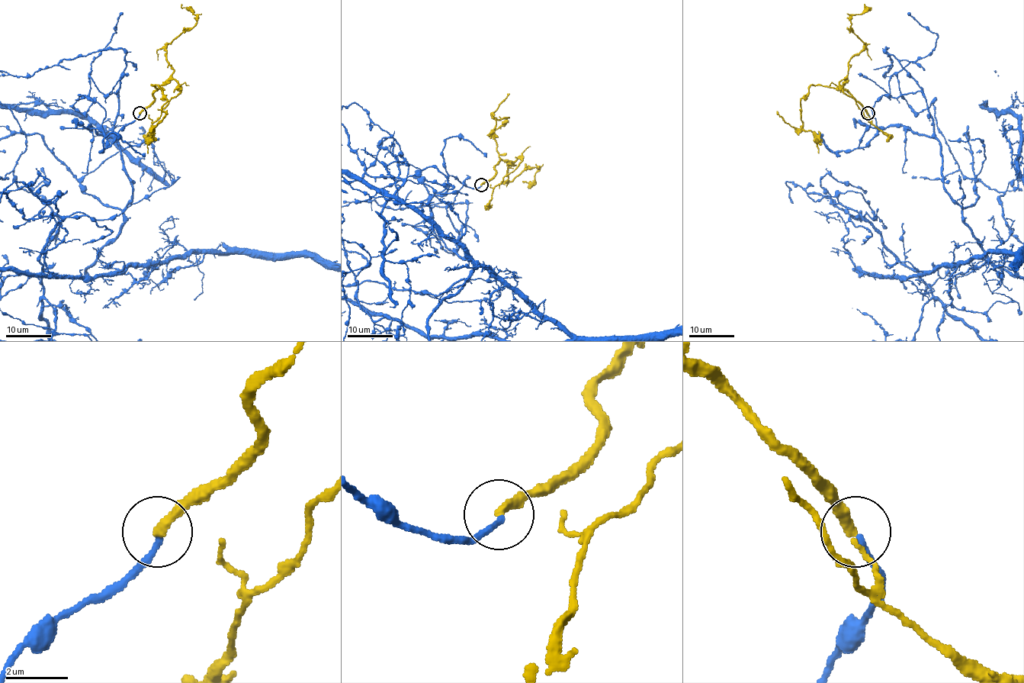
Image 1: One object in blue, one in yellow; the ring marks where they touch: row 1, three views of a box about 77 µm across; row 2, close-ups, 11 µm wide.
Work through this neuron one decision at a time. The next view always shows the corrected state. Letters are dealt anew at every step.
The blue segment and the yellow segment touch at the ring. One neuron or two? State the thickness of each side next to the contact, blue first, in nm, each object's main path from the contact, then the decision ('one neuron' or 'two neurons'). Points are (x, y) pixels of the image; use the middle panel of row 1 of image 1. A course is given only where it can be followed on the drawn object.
calibres 190 and 320 nm; course blue (481, 185), (429, 202), (473, 261), (439, 301), (488, 267), (579, 337); course yellow (481, 185), (502, 160), (515, 165), (508, 167), (508, 181), (537, 168), (531, 182), (523, 181); two neurons

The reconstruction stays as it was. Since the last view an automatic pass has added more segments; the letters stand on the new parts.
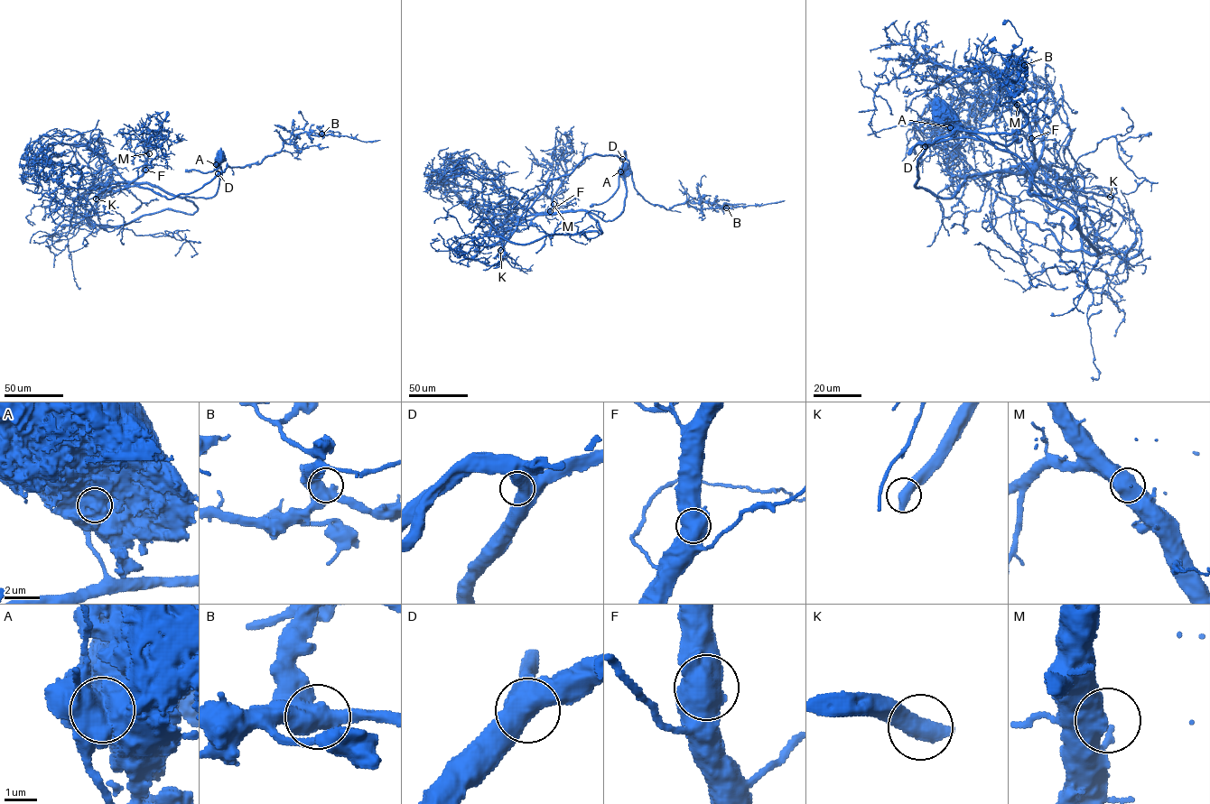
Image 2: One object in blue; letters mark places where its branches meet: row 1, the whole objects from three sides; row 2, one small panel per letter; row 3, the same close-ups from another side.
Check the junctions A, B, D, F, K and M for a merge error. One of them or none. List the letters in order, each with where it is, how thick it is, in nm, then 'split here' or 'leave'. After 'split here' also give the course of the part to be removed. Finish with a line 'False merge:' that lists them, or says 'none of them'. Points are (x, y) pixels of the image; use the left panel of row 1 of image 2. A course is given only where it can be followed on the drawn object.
A: at (216, 164); 1350 nm thick; split here; foreign part runs (216, 164), (211, 180), (173, 198), (126, 186), (144, 170), (149, 139), (162, 128), (167, 169)
B: at (321, 134); 500 nm thick; leave
D: at (218, 173); 600 nm thick; leave
F: at (145, 170); 900 nm thick; leave
K: at (96, 198); 700 nm thick; leave
M: at (149, 153); 750 nm thick; leave
False merge: A

